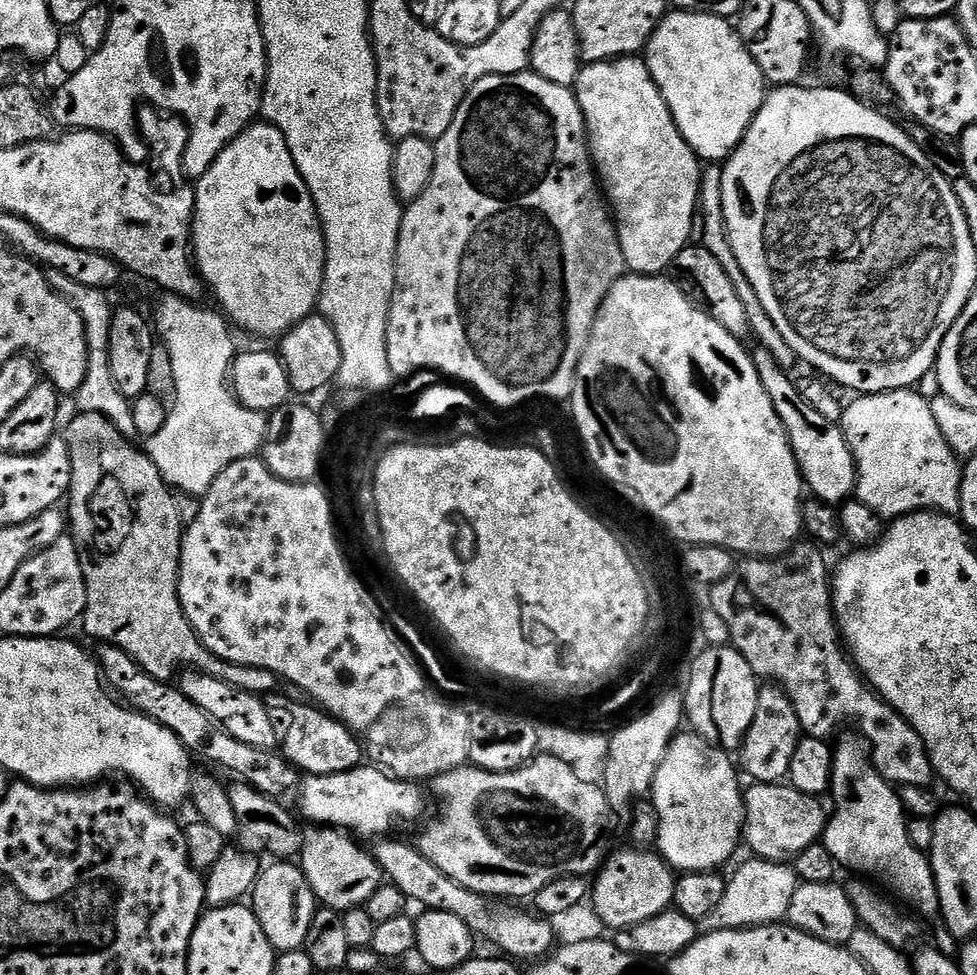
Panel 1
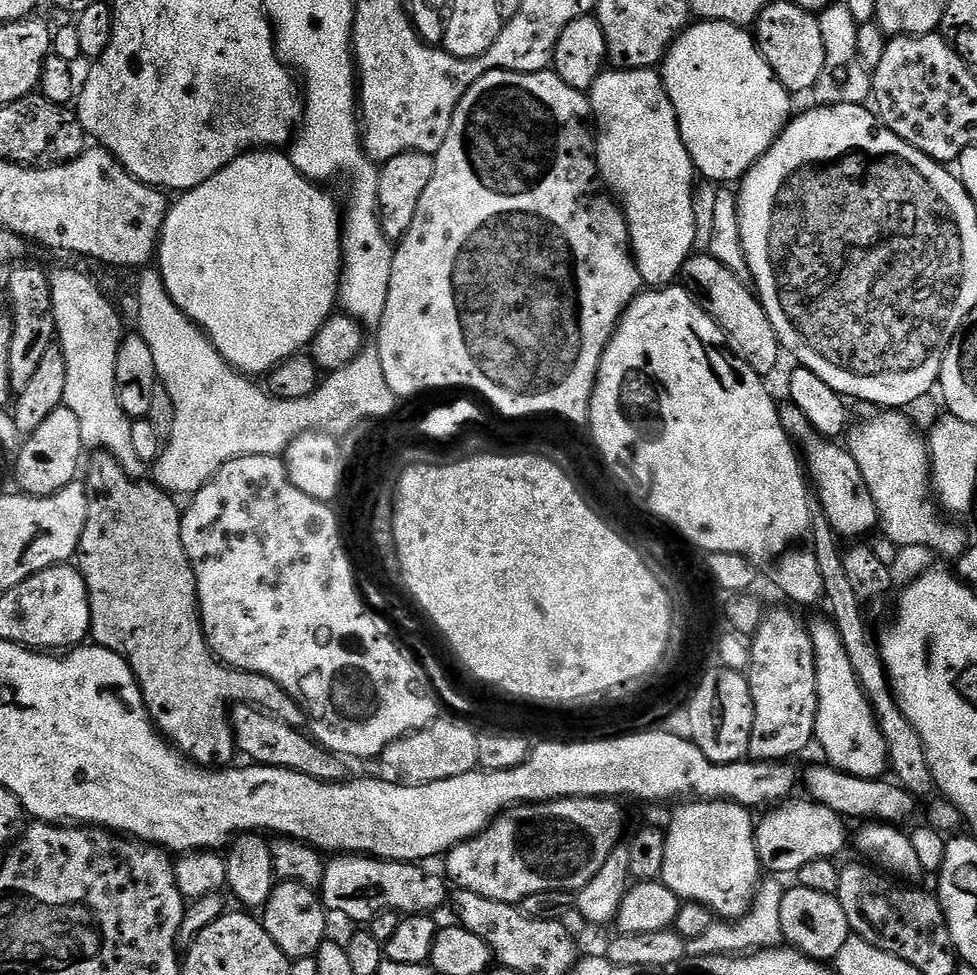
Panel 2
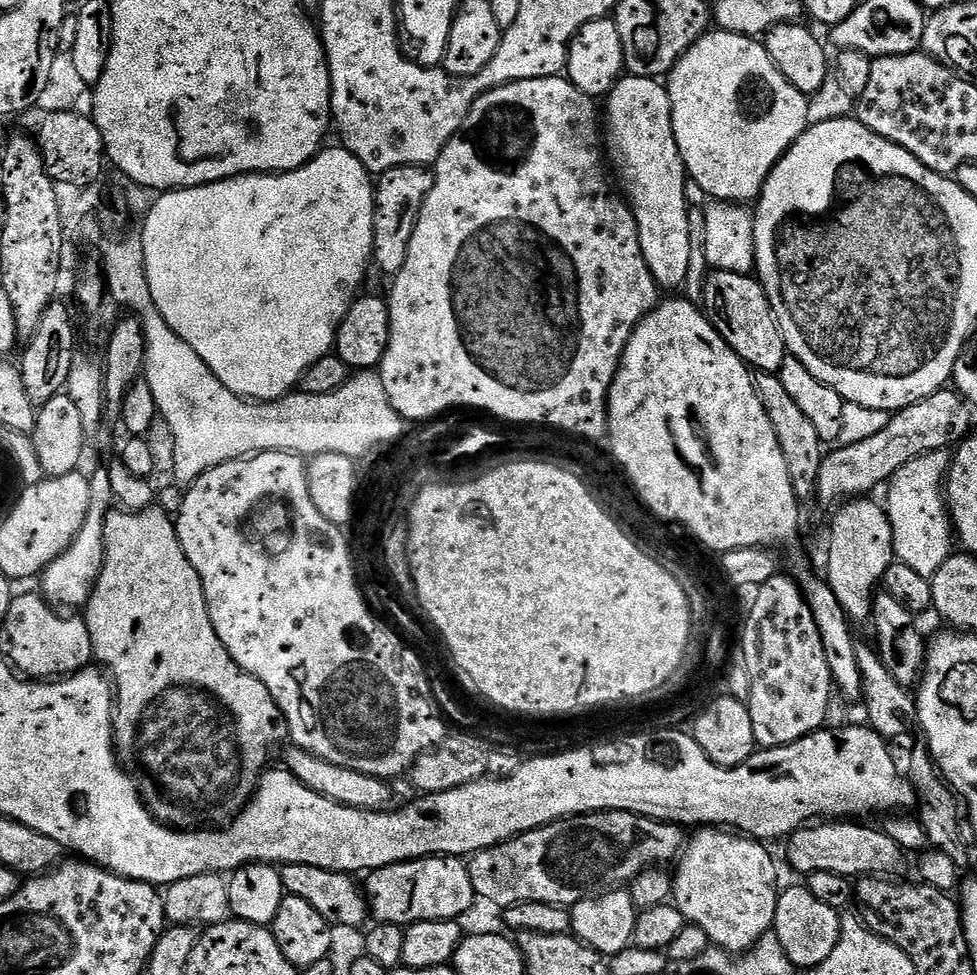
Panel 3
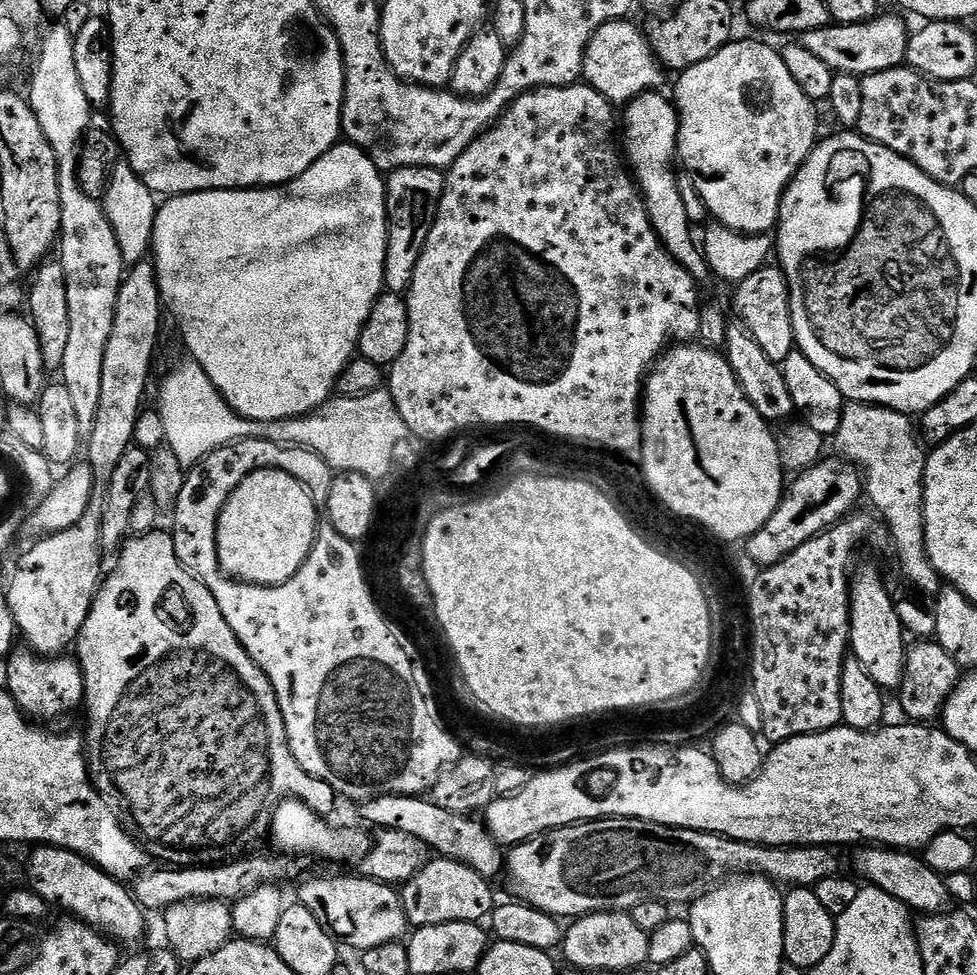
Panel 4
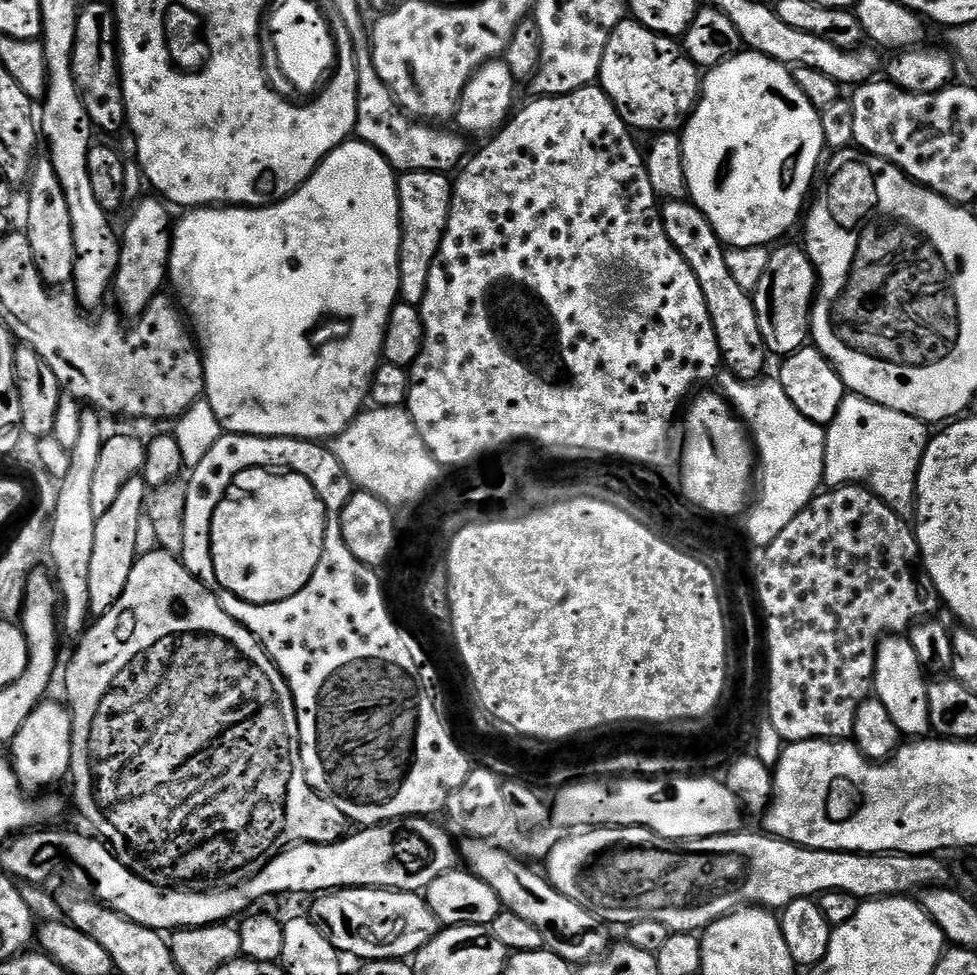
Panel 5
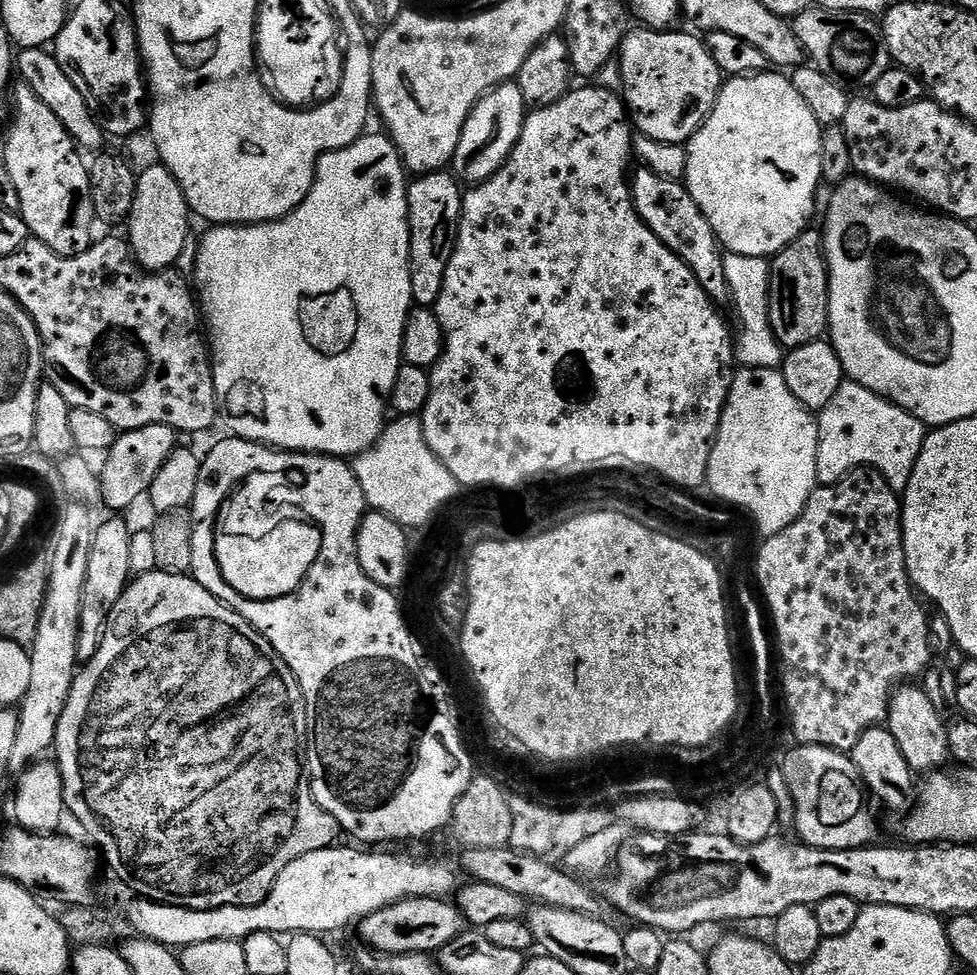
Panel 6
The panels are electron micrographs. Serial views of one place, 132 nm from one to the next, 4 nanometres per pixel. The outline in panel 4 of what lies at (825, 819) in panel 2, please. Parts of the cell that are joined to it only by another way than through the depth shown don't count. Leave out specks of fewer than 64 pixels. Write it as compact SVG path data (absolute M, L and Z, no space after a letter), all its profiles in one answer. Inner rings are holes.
M864 846L856 856L855 875L873 888L886 890L916 914L939 914L949 907L950 897L943 876L939 876L919 855L908 850Z

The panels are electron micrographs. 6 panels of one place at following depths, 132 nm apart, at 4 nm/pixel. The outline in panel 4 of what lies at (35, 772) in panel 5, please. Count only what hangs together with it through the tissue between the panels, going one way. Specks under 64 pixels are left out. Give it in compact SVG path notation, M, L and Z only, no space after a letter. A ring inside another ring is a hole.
M16 646L8 653L6 663L8 663L6 690L25 717L36 722L60 720L83 705L84 675L80 669L80 661L71 655L41 656L27 646Z

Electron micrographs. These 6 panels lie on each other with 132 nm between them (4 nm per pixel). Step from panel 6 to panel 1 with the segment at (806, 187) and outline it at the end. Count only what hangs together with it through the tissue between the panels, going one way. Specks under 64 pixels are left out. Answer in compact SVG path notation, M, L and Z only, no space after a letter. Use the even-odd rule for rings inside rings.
M672 10L654 30L646 49L646 63L682 138L696 151L701 161L727 161L742 142L752 119L764 104L766 81L758 62L746 50L740 40L739 31L732 28L722 16L711 16L708 12L686 12Z

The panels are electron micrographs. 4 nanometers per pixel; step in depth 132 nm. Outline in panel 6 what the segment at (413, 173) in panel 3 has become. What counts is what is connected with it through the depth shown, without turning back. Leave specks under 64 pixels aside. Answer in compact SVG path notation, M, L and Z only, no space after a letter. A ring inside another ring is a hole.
M451 171L426 172L409 183L410 286L412 299L419 307L432 308L442 294L446 266L450 266L450 258L456 248L456 231L460 228L463 205L462 185Z

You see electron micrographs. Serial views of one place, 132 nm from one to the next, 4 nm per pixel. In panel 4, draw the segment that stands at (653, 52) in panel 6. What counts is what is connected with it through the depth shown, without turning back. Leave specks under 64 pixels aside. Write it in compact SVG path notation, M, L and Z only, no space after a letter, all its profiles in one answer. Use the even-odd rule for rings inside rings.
M628 18L608 20L602 26L598 26L598 30L586 46L586 54L584 55L583 83L587 84L589 88L598 90L598 94L602 94L602 98L606 98L613 106L627 106L643 92L654 92L665 87L663 85L664 75L666 75L665 69L652 53L647 35L643 31L639 32L630 21L631 19Z

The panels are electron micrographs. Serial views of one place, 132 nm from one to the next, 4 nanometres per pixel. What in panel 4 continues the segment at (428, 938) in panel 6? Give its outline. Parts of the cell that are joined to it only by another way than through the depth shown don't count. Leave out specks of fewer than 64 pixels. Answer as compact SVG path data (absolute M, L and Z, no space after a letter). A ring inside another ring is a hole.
M359 874L308 880L300 888L298 902L322 922L333 940L342 944L344 940L343 947L356 948L357 953L386 942L403 941L410 928L399 891L391 884L379 884L377 880L368 880Z

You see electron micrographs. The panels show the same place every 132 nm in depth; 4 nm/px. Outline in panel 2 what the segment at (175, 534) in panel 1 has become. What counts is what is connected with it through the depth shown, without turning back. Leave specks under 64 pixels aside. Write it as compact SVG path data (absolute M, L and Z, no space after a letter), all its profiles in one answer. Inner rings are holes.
M107 454L93 456L96 456L92 460L93 468L89 470L88 480L86 479L89 494L86 530L82 530L78 553L78 567L80 573L84 575L86 590L90 598L90 618L92 619L90 636L100 647L114 650L119 656L124 657L128 665L132 667L132 673L136 675L136 681L140 684L140 692L144 696L144 705L148 708L148 715L156 731L191 763L201 768L223 770L233 763L232 755L237 755L238 752L236 741L232 735L232 721L229 719L230 706L238 704L263 706L271 715L278 717L282 722L286 722L291 728L300 728L306 720L304 710L293 700L290 694L286 694L286 690L282 690L270 678L259 676L257 672L242 672L239 668L231 667L213 656L212 649L208 646L208 639L204 637L204 627L200 624L200 605L196 599L194 570L192 563L188 561L188 555L182 546L182 538L180 537L180 517L182 514L178 510L178 506L174 506L171 495L147 479L132 480L129 478L126 470L122 470L122 466L118 466L118 462L113 456Z

